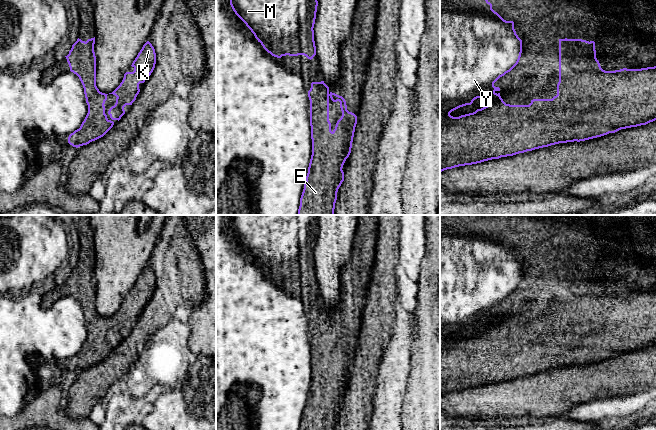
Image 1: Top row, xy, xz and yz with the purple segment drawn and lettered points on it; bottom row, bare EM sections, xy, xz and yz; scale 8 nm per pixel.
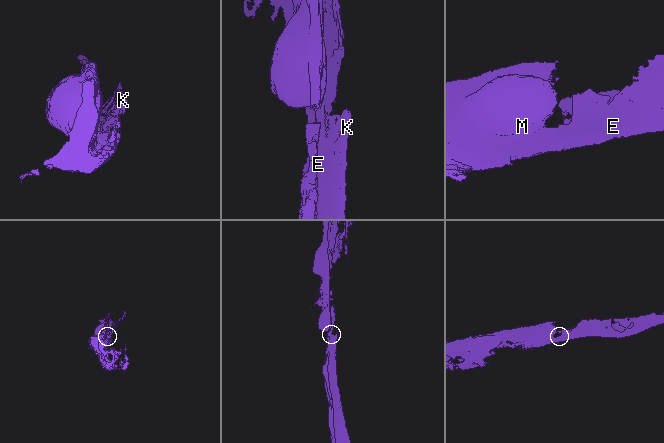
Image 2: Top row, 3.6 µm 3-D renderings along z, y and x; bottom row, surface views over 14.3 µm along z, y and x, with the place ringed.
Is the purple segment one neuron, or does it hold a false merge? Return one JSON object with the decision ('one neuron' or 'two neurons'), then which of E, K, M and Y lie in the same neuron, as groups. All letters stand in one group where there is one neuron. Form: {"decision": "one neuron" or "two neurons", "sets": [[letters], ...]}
{"decision": "one neuron", "sets": [["E", "K", "M", "Y"]]}

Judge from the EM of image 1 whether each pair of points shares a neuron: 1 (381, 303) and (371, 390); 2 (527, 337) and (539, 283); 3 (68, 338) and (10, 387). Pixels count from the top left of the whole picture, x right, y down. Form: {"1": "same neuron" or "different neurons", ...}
{"1": "same neuron", "2": "same neuron", "3": "same neuron"}

